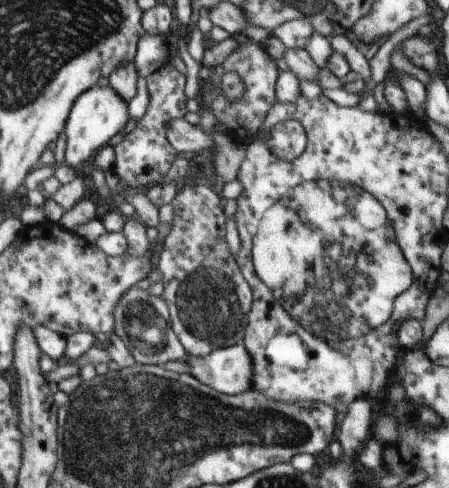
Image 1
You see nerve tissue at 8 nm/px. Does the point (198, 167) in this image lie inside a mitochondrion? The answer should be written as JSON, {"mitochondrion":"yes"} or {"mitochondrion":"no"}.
{"mitochondrion":"no"}

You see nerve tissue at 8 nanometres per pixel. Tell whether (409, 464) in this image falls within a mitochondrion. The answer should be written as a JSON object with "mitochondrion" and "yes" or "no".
{"mitochondrion":"no"}

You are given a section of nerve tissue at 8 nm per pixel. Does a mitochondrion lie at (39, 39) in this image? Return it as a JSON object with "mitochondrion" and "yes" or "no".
{"mitochondrion":"yes"}

